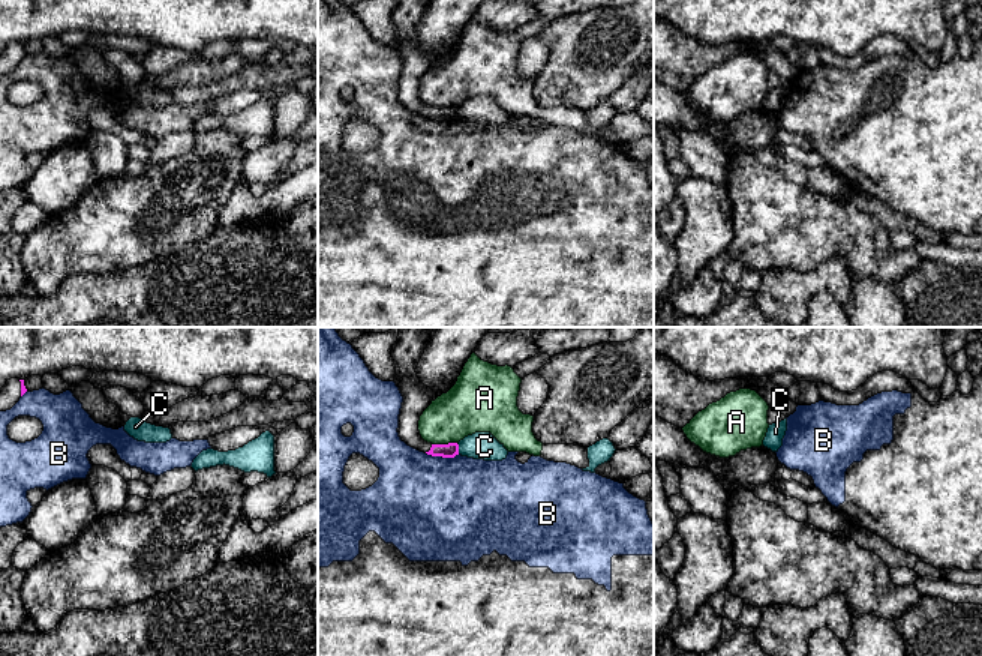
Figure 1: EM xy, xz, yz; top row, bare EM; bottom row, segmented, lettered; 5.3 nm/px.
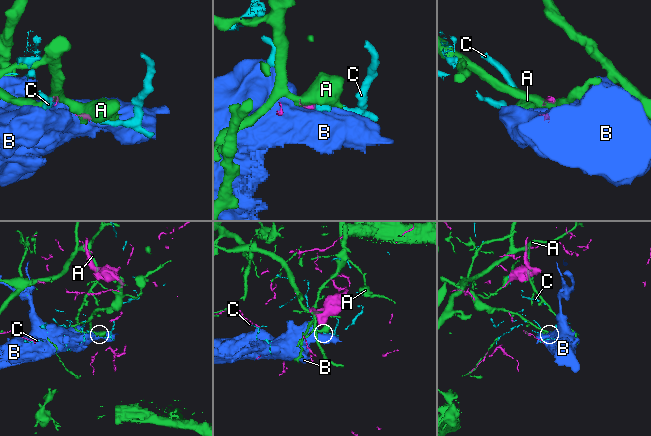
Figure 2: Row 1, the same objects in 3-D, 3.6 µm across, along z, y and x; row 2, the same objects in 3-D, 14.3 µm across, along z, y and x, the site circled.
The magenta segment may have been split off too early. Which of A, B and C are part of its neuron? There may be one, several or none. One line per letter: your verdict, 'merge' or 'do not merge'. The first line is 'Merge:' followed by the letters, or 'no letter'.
Merge: no letter
A: do not merge
B: do not merge
C: do not merge

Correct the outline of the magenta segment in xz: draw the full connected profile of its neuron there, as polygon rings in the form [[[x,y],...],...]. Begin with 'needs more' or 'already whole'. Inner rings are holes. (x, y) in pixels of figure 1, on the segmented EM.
needs more; [[[397,327],[399,336],[391,350],[396,365],[394,383],[399,387],[403,402],[399,414],[399,437],[408,446],[432,456],[454,458],[459,455],[459,444],[432,444],[421,438],[418,420],[423,411],[433,401],[433,390],[424,386],[417,377],[417,365],[429,344],[430,330],[424,327]]]

